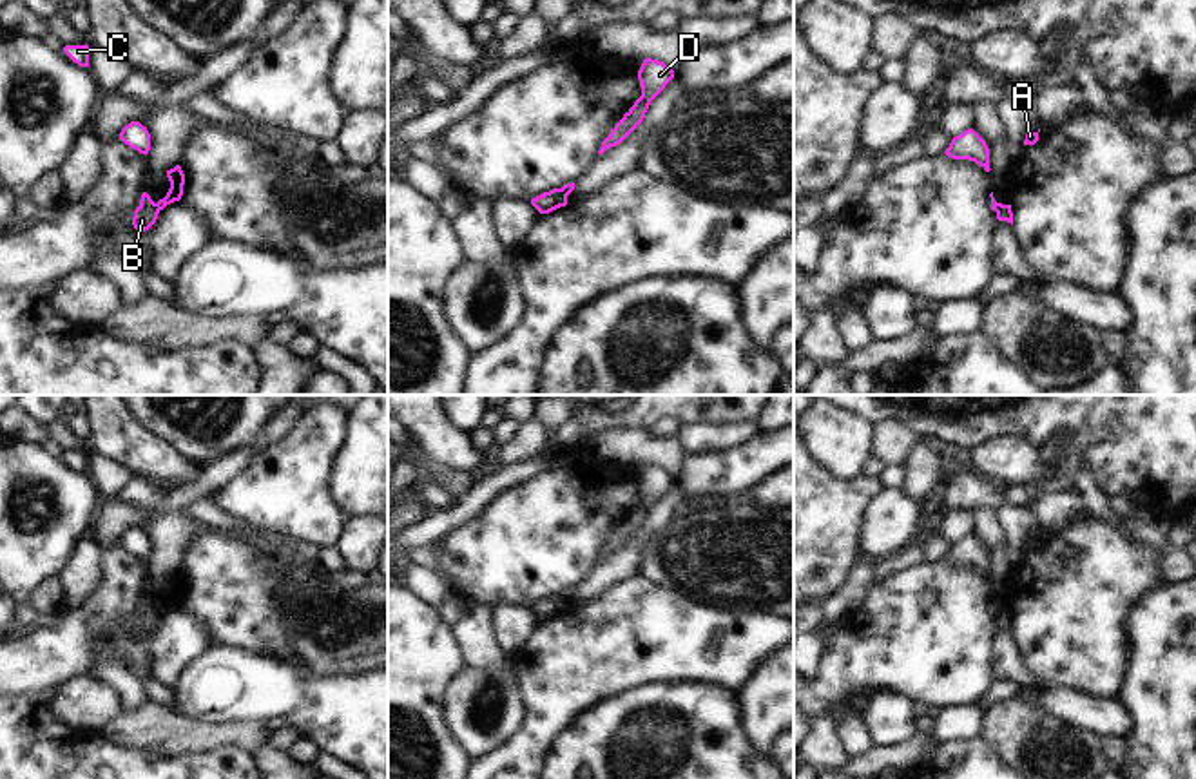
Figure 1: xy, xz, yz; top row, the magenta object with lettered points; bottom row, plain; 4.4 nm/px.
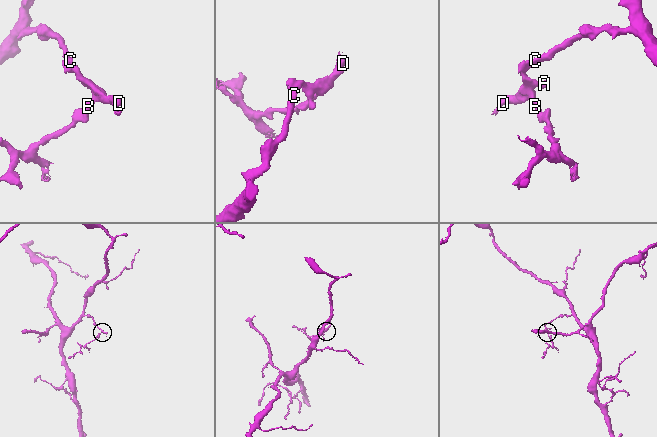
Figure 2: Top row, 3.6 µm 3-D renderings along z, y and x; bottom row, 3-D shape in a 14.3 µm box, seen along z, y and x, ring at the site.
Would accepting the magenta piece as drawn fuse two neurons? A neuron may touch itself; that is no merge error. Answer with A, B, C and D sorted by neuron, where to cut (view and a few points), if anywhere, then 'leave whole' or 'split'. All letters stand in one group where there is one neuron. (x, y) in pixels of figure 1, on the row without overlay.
groups A C D / B; cut xy (154, 609), (160, 615); split

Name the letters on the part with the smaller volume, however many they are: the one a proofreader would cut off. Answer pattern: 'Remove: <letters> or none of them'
Remove: B

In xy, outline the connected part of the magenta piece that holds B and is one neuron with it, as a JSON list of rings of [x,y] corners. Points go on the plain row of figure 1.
[[[147,598],[141,600],[140,612],[134,616],[132,630],[138,638],[149,636],[158,625],[159,614]]]

